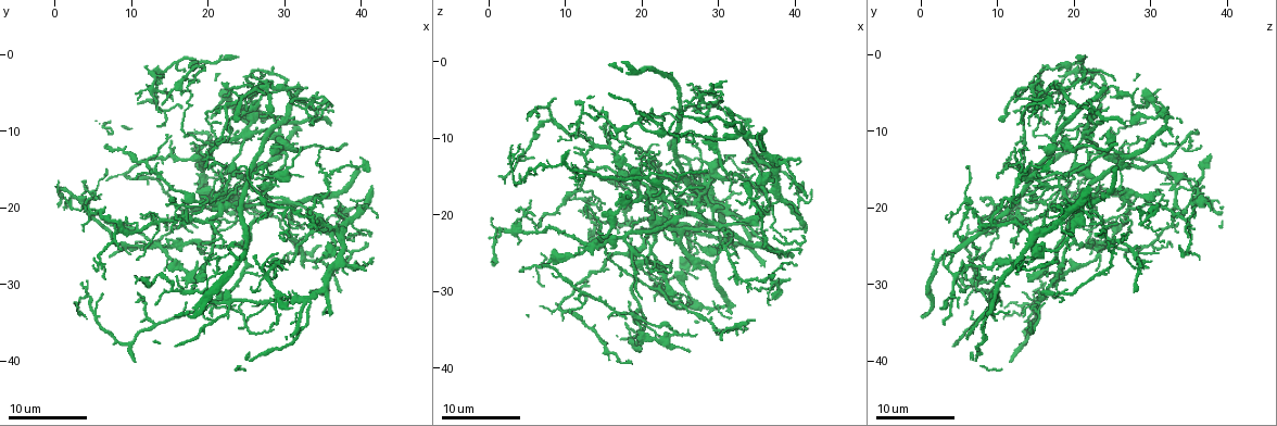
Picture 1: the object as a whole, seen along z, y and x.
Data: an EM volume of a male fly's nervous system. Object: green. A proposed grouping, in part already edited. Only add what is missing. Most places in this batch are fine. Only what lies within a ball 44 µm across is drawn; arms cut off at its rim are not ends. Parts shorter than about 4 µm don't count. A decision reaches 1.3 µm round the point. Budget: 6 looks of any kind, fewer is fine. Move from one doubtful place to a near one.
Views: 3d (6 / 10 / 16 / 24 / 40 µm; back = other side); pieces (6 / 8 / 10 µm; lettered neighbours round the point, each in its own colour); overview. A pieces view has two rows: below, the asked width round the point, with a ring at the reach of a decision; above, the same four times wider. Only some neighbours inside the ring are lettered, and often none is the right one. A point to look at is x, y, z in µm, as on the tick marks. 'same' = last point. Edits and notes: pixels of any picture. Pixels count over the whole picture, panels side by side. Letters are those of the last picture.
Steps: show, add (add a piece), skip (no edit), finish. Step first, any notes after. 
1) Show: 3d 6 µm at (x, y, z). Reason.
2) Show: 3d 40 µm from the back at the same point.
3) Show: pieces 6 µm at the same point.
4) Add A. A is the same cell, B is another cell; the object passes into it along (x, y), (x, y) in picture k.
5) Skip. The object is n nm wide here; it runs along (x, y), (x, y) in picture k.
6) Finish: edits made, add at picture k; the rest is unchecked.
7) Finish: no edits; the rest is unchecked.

Show: pieces 8 µm at (33.5, 31.0, 16.0). Branch stops here.

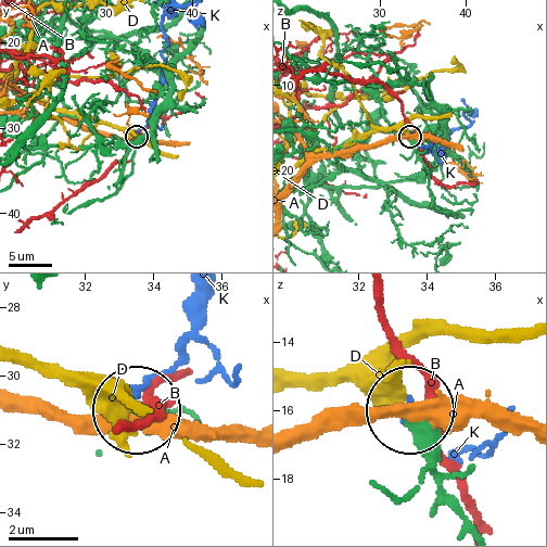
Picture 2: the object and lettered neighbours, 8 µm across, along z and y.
Skip. The object is 440 nm wide here; A, B, D and K are other cells; it runs along (420, 244), (447, 231), (454, 215), (435, 205), (410, 138) in picture 2; none of them fits.

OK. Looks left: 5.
Show: pieces 8 µm at (32.5, 28.0, 28.5). An open end.

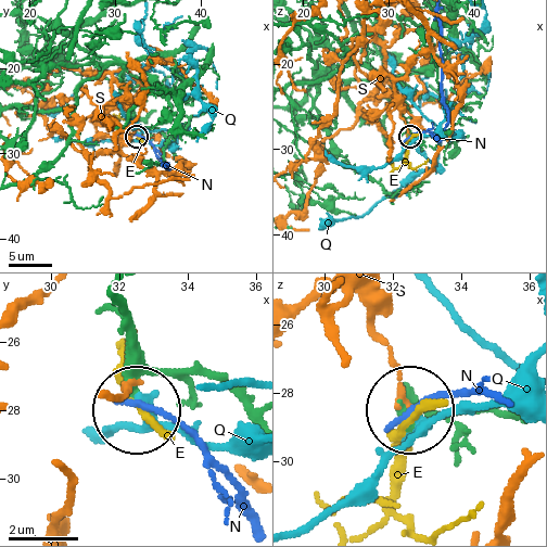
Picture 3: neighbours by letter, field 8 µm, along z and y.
Skip. The object is 270 nm wide here; E, N, Q and S are other cells; it runs along (111, 295), (134, 395) in picture 3; none of them fits.

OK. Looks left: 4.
Show: pieces 6 µm at (16.0, 29.5, 9.5). Tapers out.

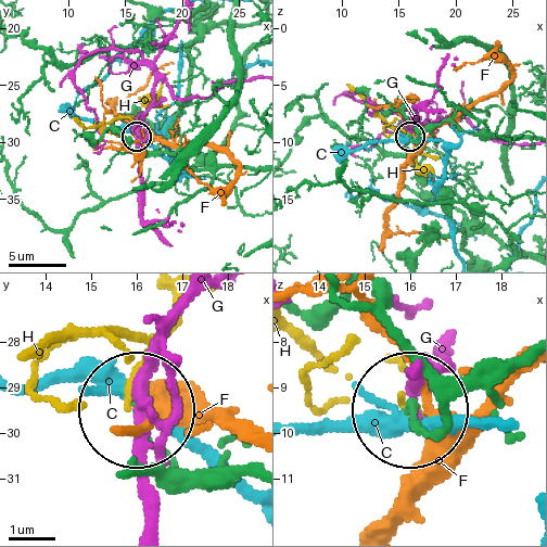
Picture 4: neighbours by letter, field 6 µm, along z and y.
Skip. C, F, G and H are other cells; it runs along (528, 139), (475, 136), (446, 122), (417, 141), (411, 137) in picture 4; none of them fits.

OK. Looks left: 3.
Finish: no edits; the rest is unchecked.

